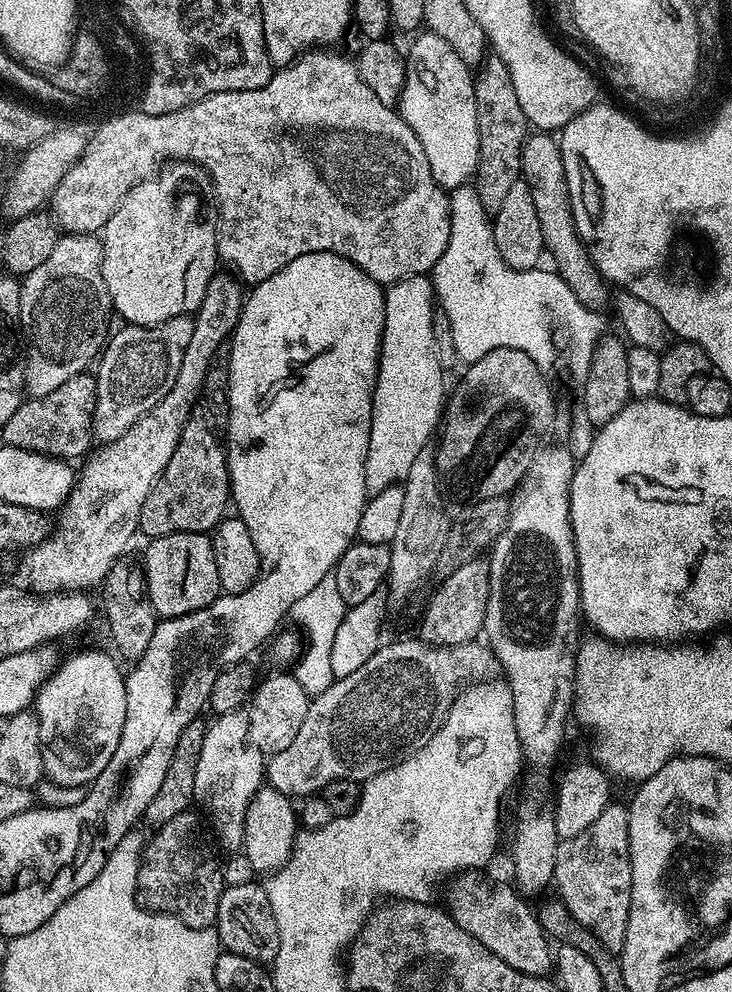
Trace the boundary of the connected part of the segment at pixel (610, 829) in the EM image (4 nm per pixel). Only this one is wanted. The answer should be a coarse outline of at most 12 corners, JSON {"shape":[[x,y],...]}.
{"shape":[[613,802],[561,840],[554,888],[619,954],[630,918],[630,818]]}

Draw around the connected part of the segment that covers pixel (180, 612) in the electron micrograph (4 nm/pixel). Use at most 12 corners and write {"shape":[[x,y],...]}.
{"shape":[[211,535],[149,539],[142,561],[157,617],[221,595]]}

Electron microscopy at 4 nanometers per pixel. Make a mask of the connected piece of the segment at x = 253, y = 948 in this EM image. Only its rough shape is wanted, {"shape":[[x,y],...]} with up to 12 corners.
{"shape":[[265,885],[225,887],[214,931],[223,951],[265,966],[279,934]]}

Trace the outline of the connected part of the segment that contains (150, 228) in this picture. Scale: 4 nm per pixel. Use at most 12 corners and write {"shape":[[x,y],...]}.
{"shape":[[168,162],[102,229],[117,317],[200,309],[218,272],[208,173]]}

